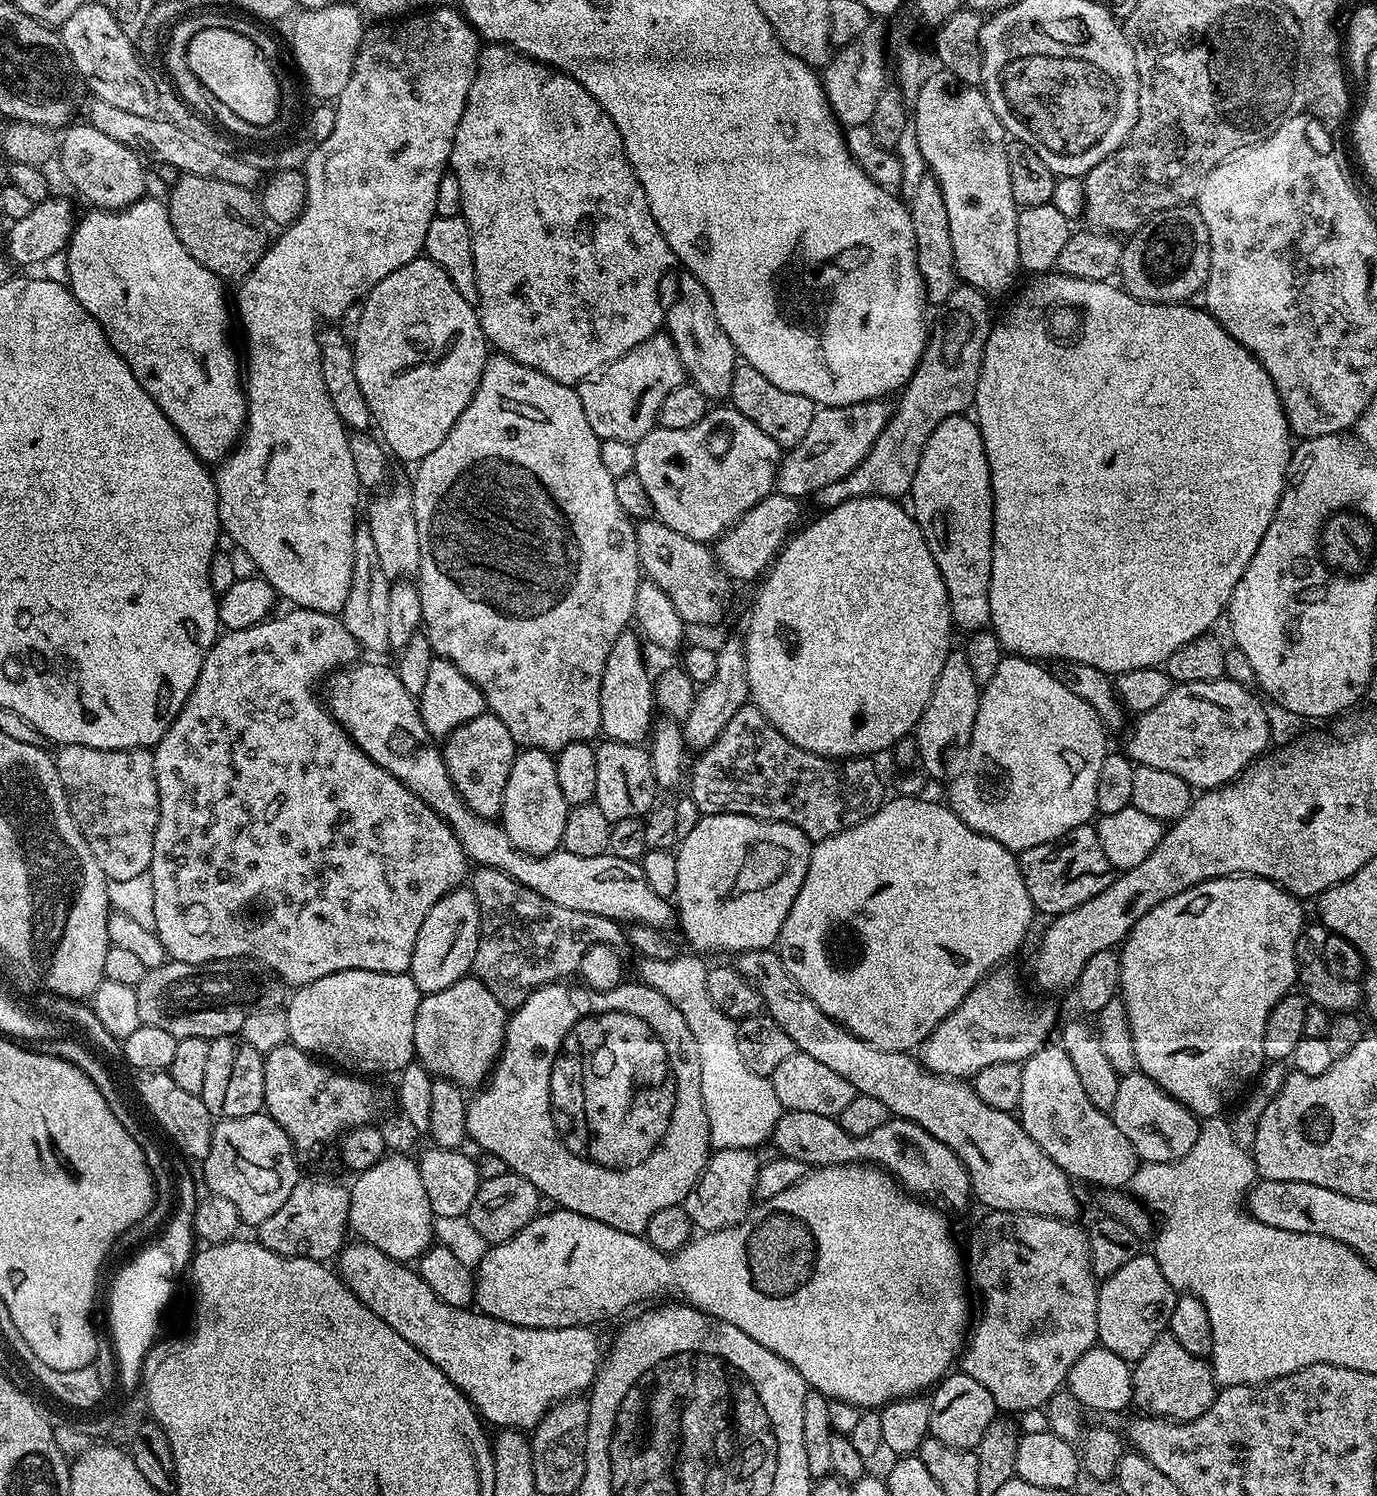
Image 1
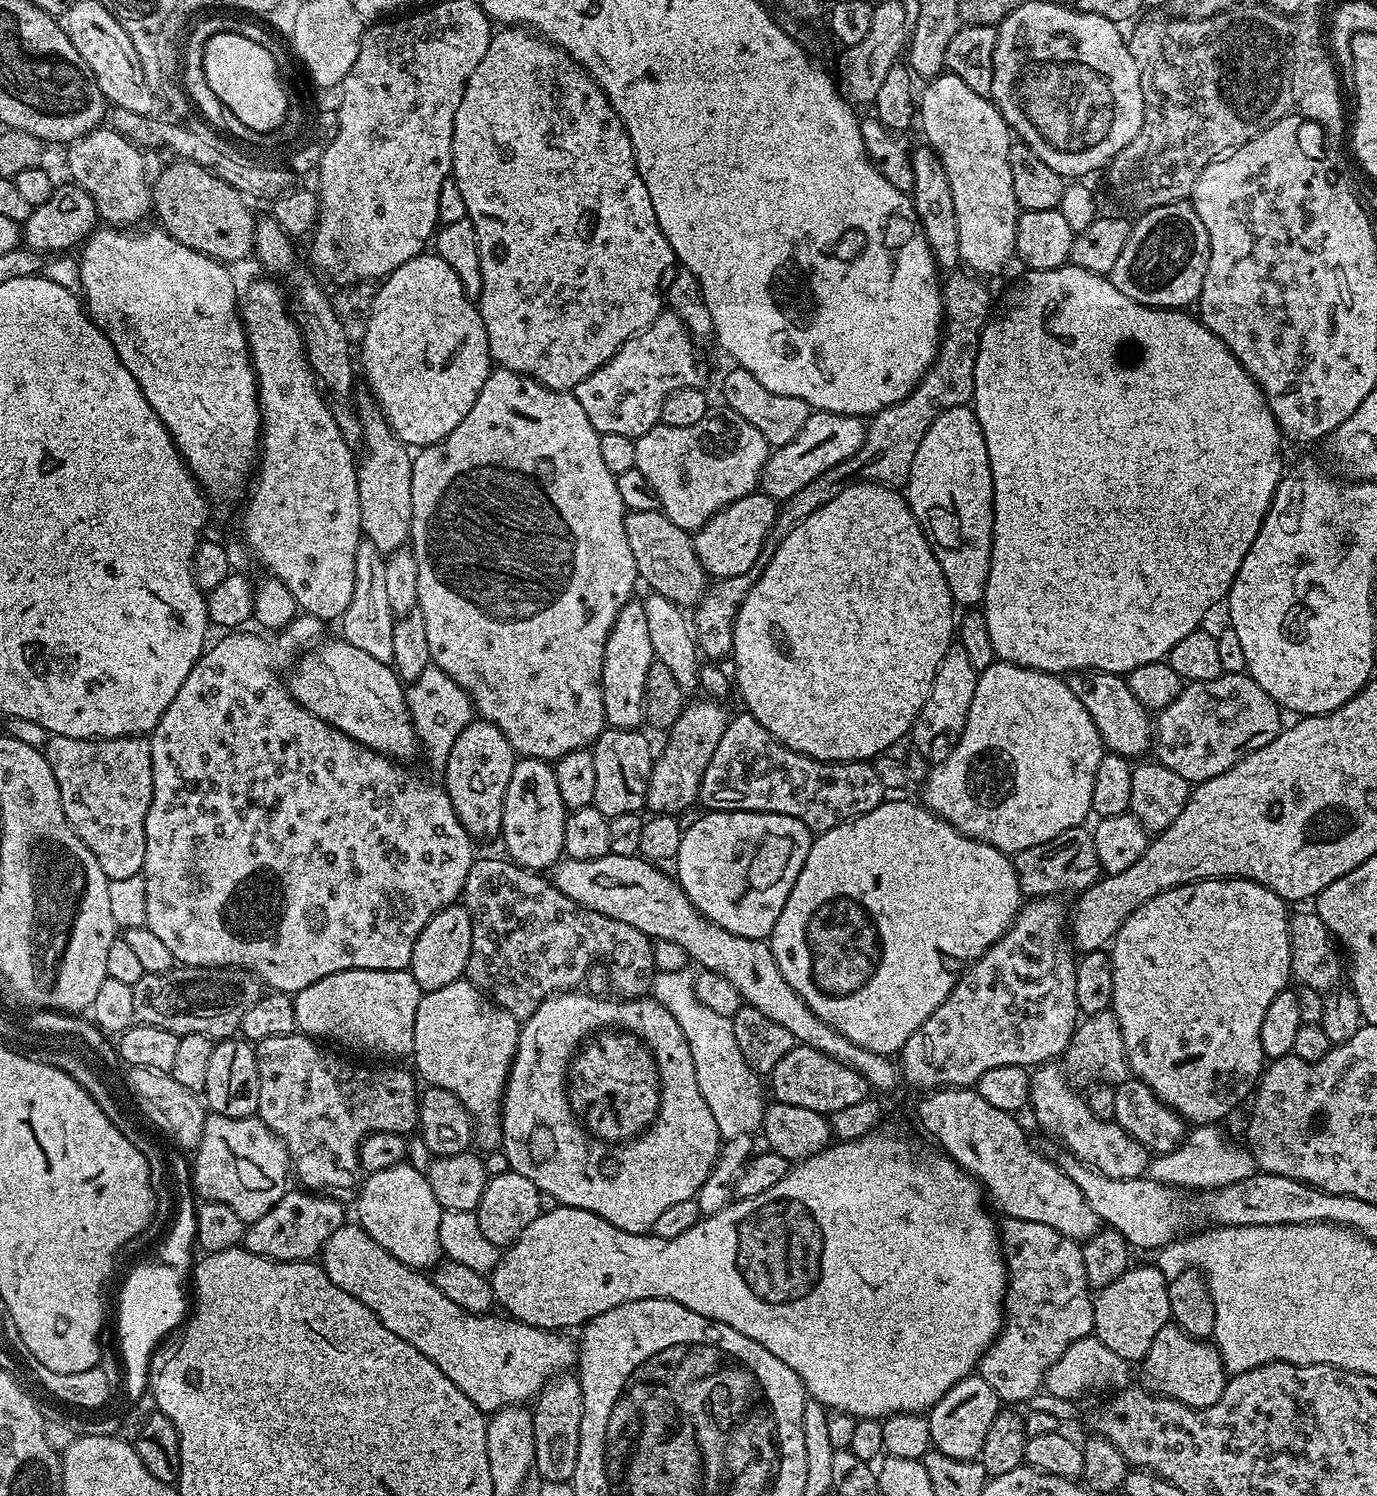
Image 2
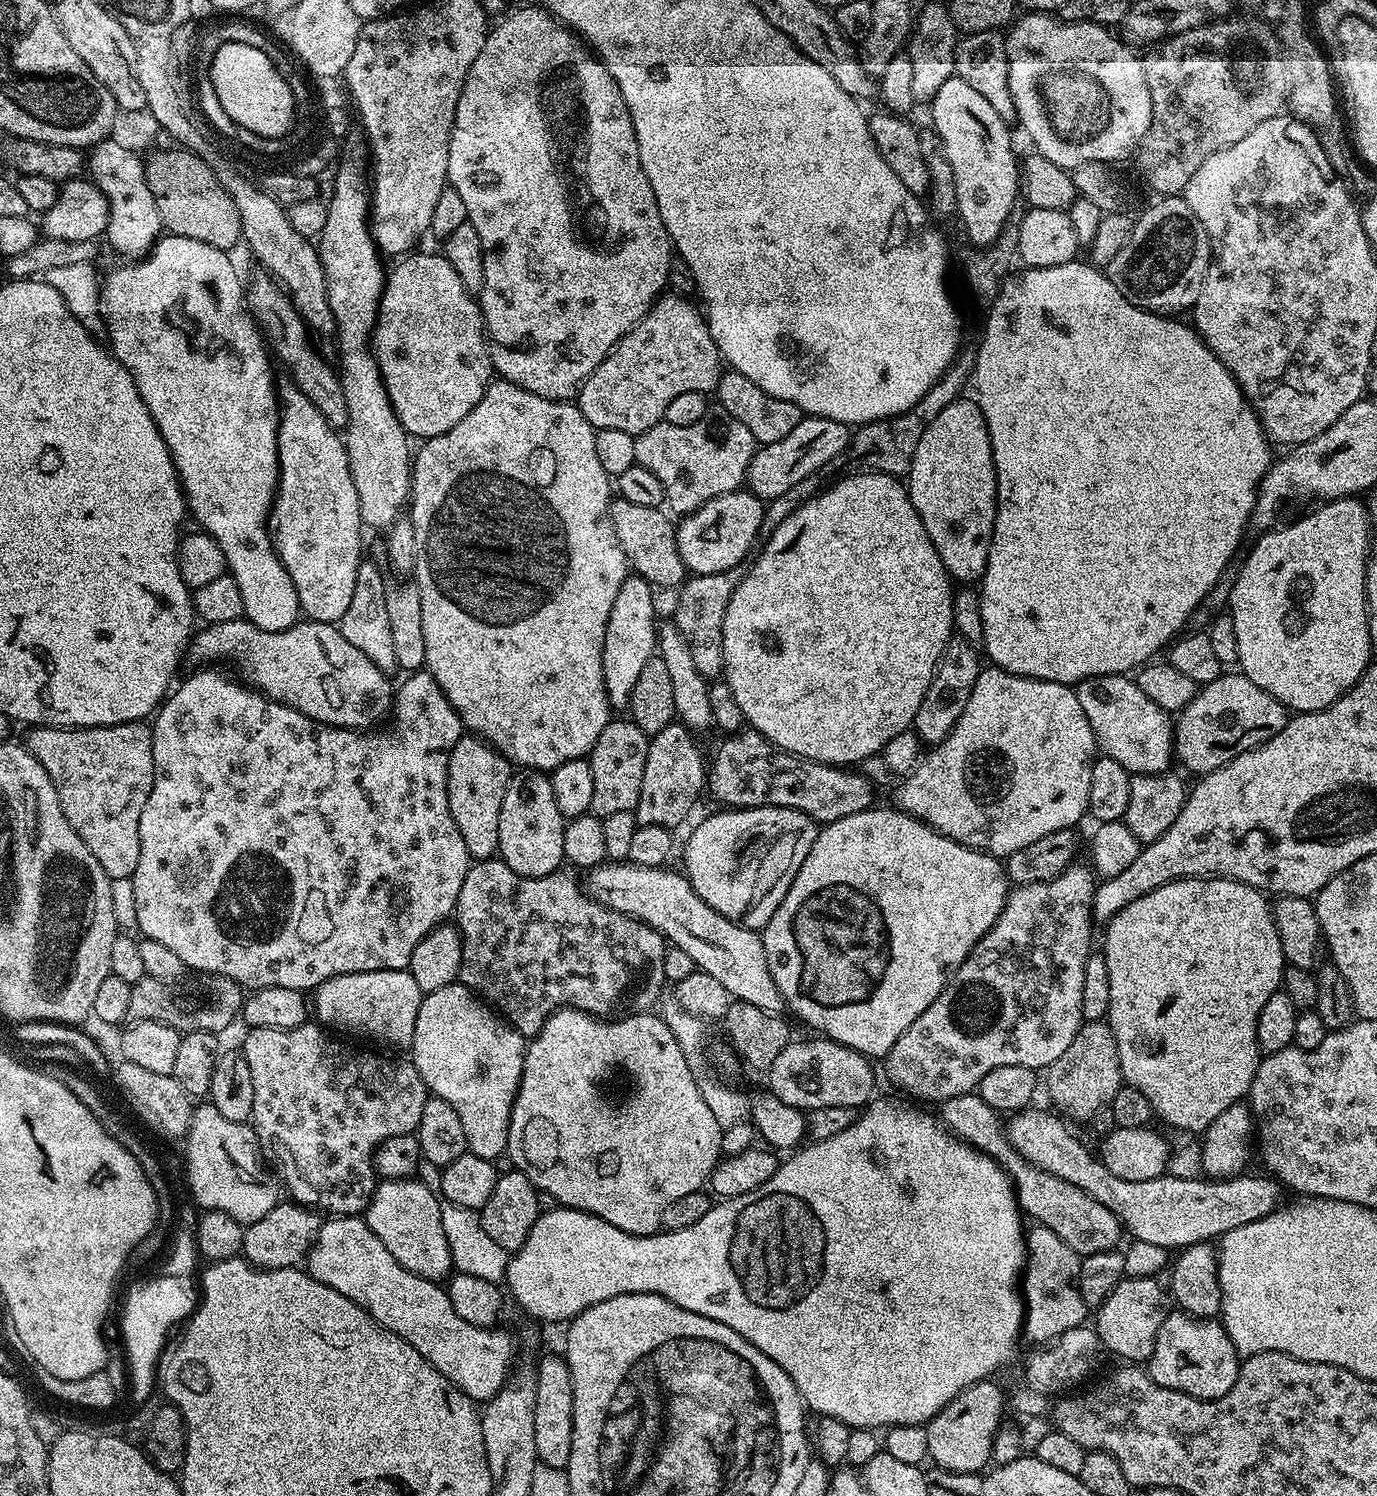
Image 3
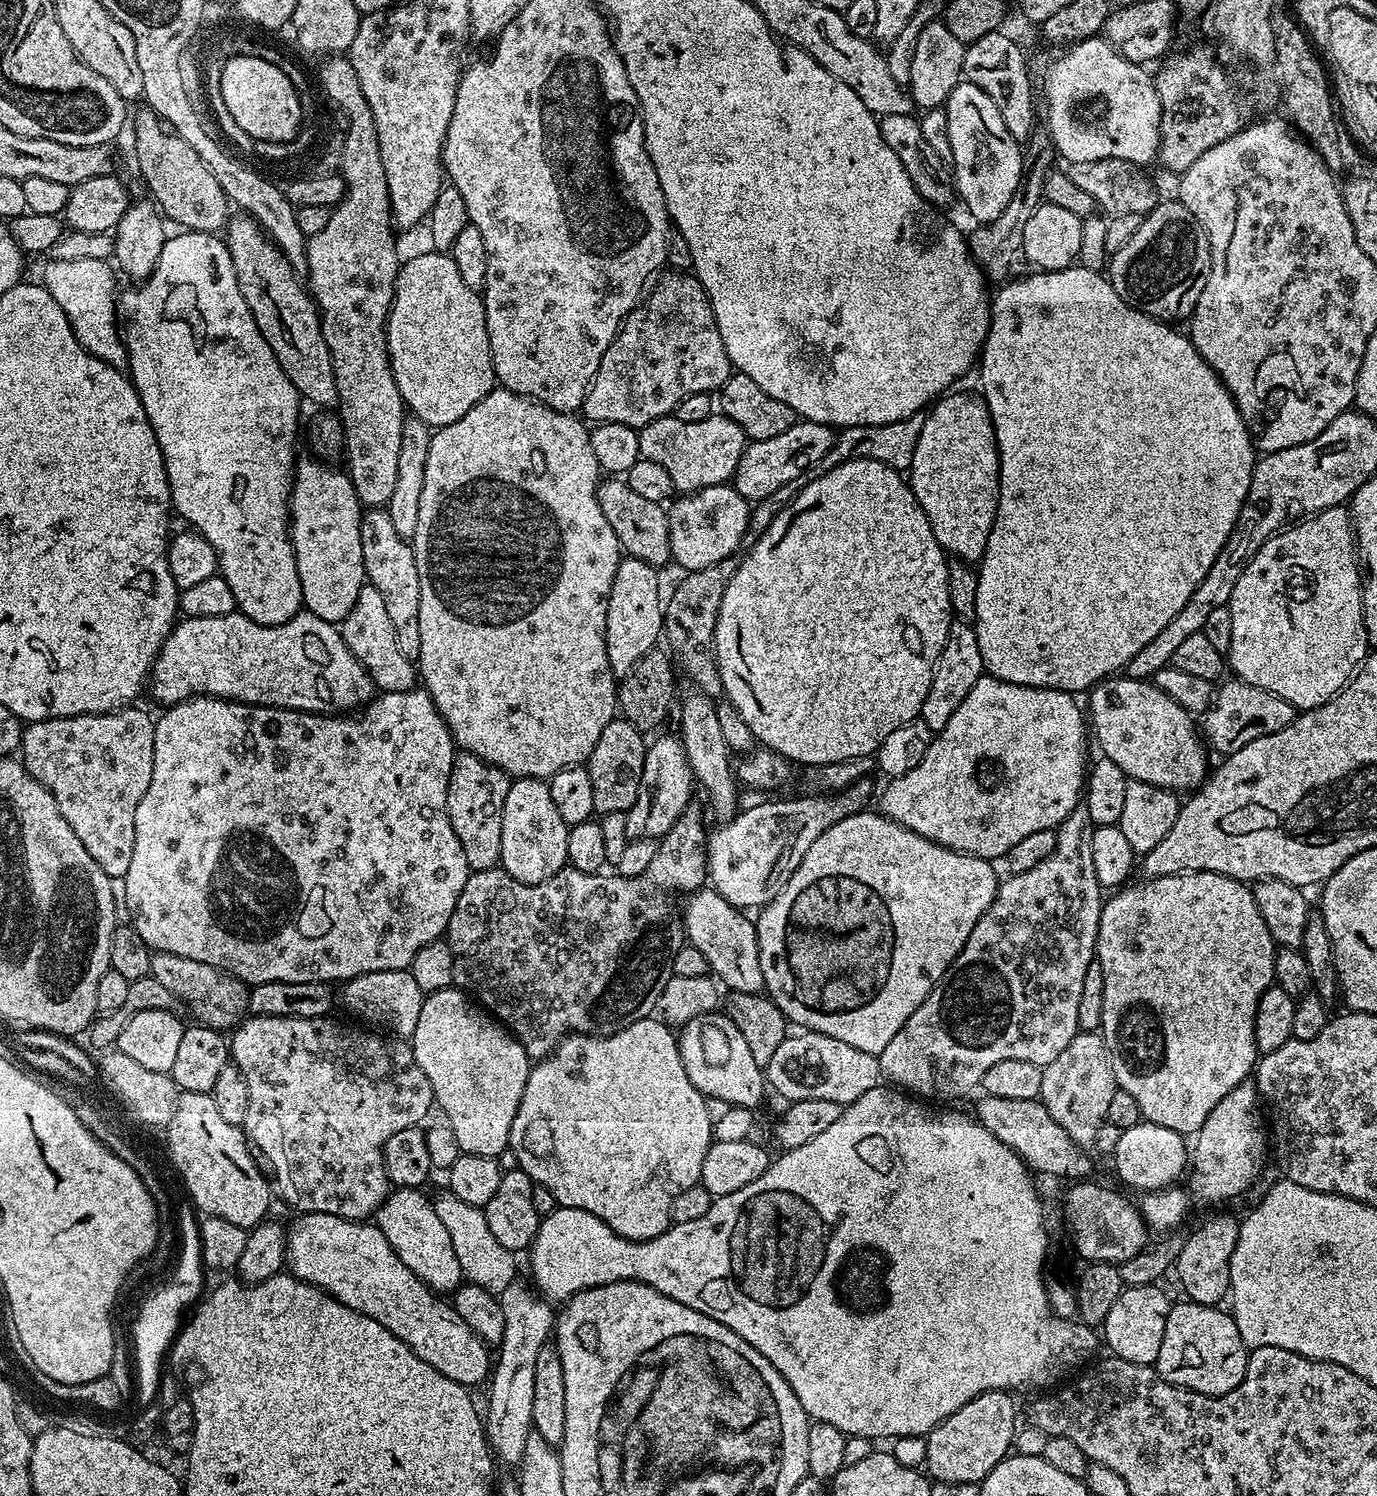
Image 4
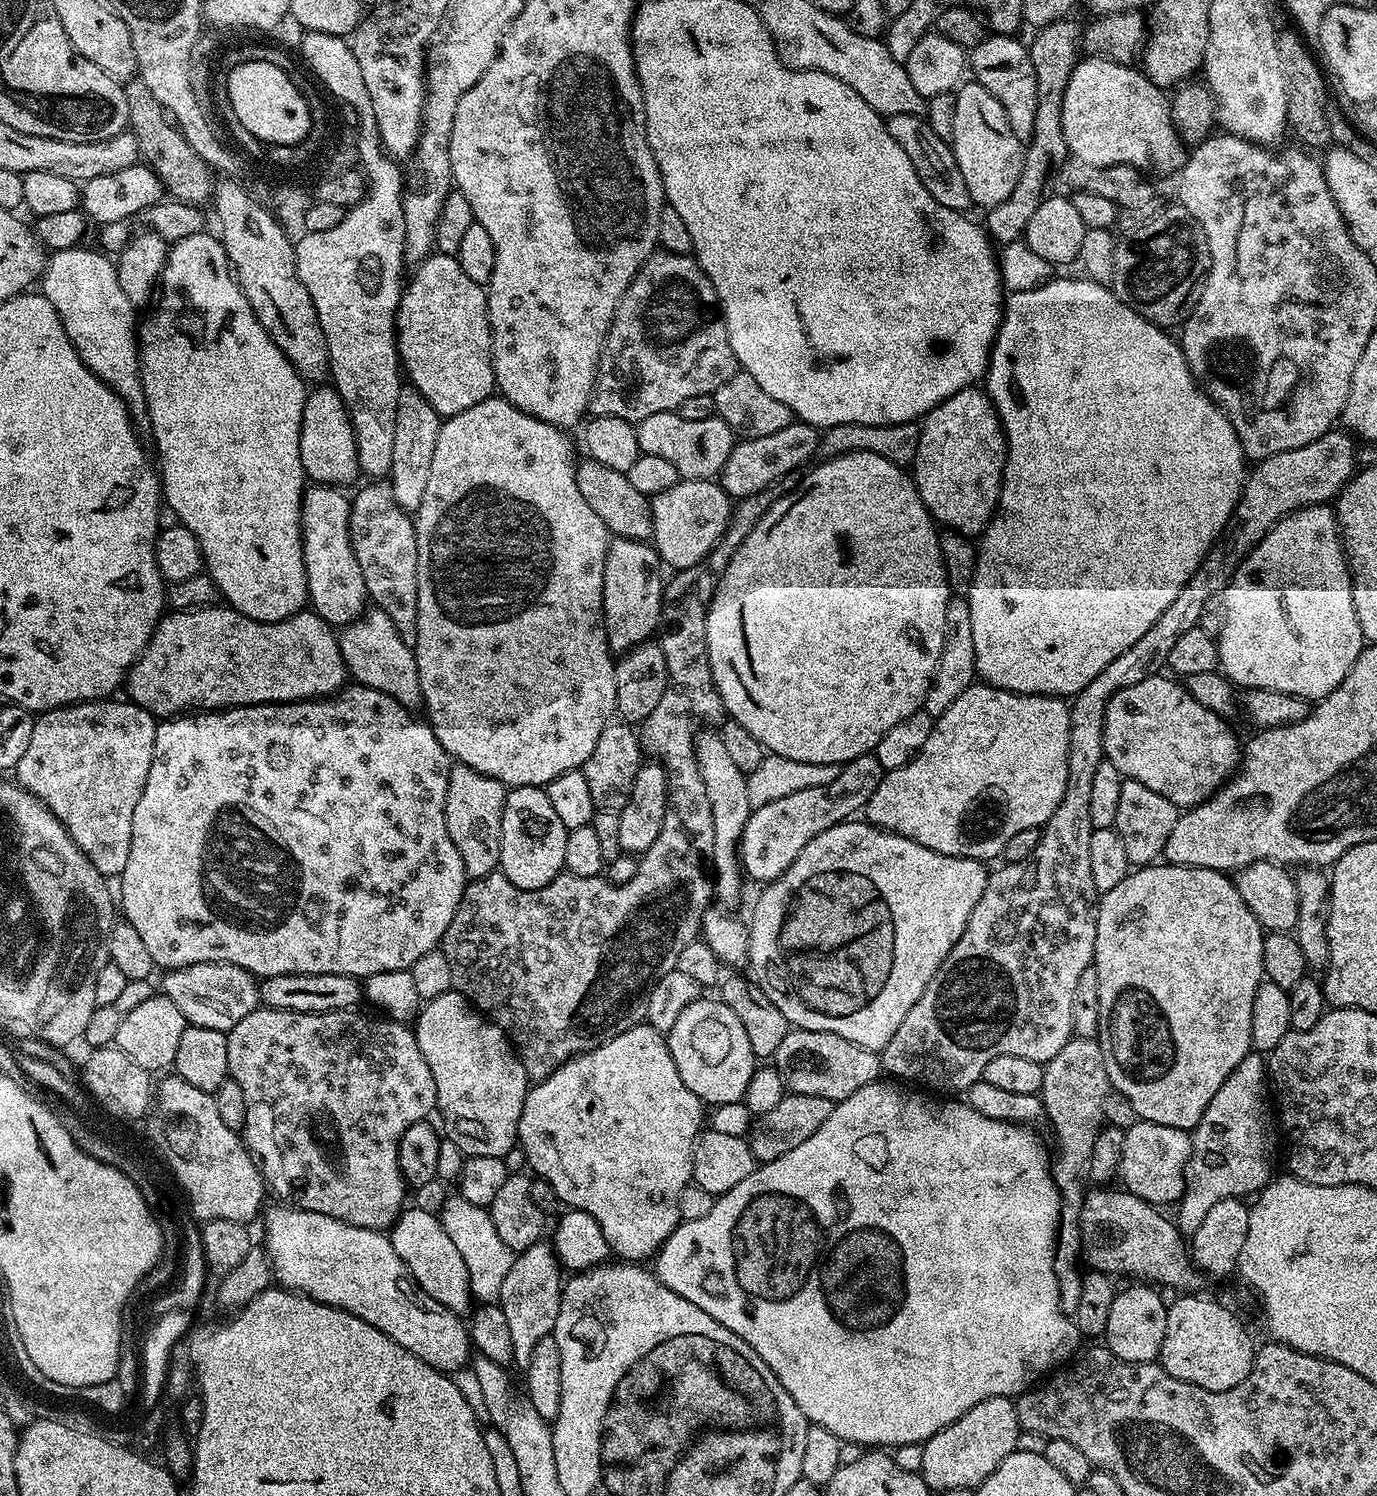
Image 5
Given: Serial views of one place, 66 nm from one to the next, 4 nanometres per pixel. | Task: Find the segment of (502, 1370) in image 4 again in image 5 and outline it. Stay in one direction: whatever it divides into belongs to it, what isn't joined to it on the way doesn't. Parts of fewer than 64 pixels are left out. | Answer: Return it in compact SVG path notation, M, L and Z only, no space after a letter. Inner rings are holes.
M541 1242L519 1253L503 1279L498 1303L510 1326L510 1343L514 1346L512 1358L515 1367L520 1367L520 1370L527 1369L534 1345L556 1331L562 1291L560 1272L562 1265L556 1258L555 1247L551 1243Z

